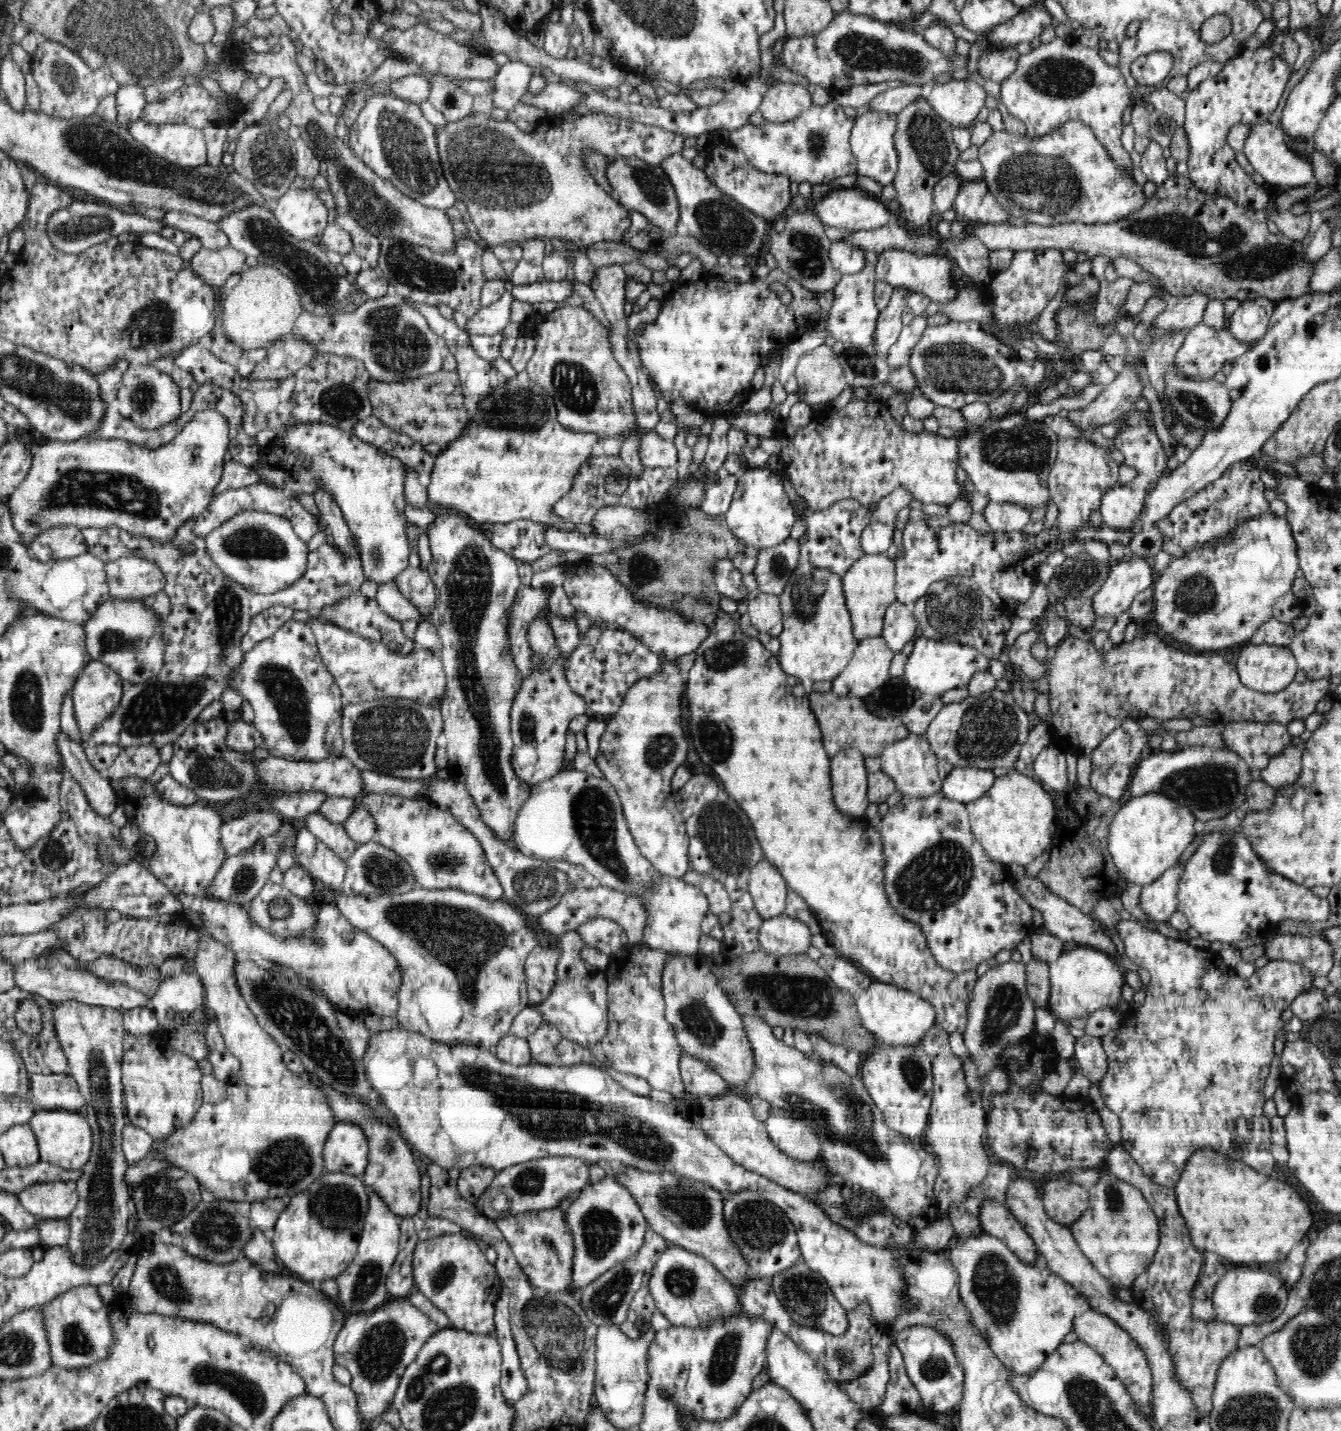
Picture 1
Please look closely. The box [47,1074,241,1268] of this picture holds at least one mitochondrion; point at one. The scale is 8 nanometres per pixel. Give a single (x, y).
(163, 1198)

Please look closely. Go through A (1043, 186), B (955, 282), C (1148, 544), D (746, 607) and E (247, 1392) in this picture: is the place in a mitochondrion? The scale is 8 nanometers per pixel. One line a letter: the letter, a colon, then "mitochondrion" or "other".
A: mitochondrion
B: other
C: other
D: other
E: mitochondrion

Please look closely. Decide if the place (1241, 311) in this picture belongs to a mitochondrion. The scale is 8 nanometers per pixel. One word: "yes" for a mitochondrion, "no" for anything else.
no

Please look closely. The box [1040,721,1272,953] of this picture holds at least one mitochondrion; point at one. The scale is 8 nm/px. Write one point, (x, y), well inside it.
(1211, 786)

